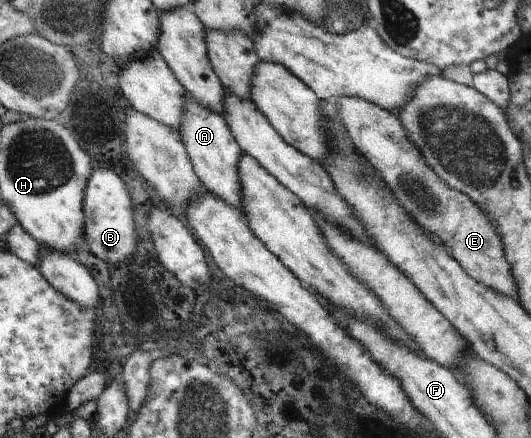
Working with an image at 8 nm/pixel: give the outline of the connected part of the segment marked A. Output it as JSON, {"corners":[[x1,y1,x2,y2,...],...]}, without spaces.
{"corners":[[185,92,185,111,183,111,179,132,200,183,205,185,209,193,217,195,217,199,223,199,225,205,237,209,239,213,243,212,241,181,239,181,239,171,237,171,237,165,243,153,222,115,201,107,201,103,195,103,193,95]]}

